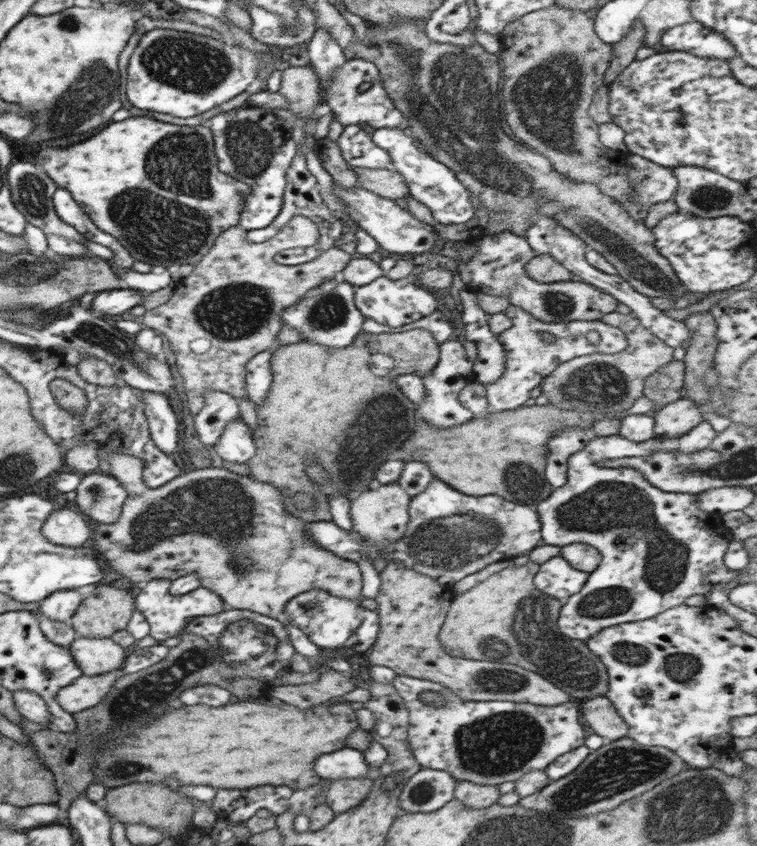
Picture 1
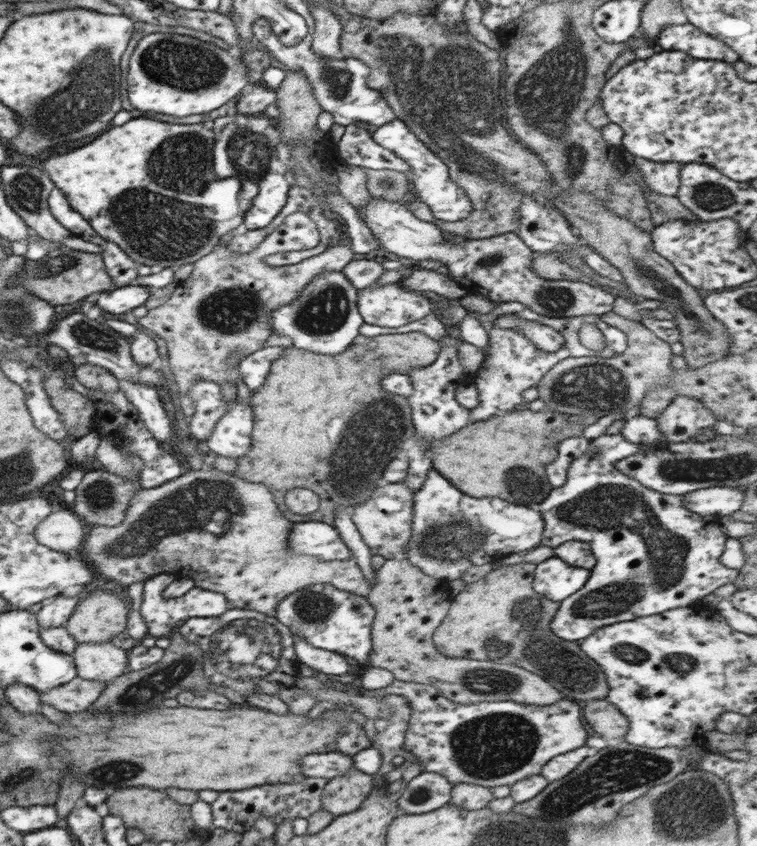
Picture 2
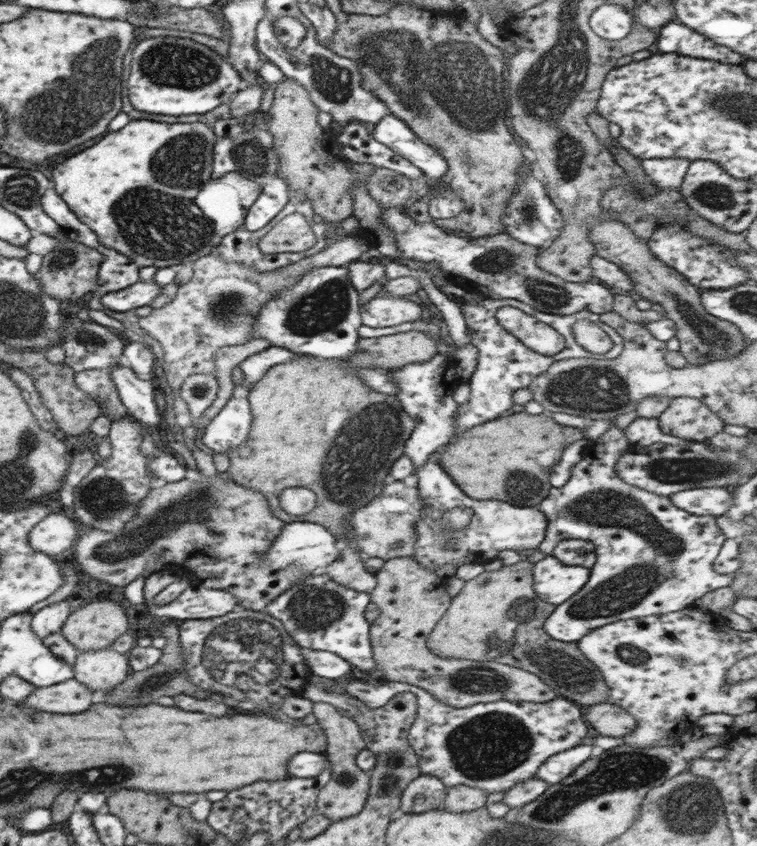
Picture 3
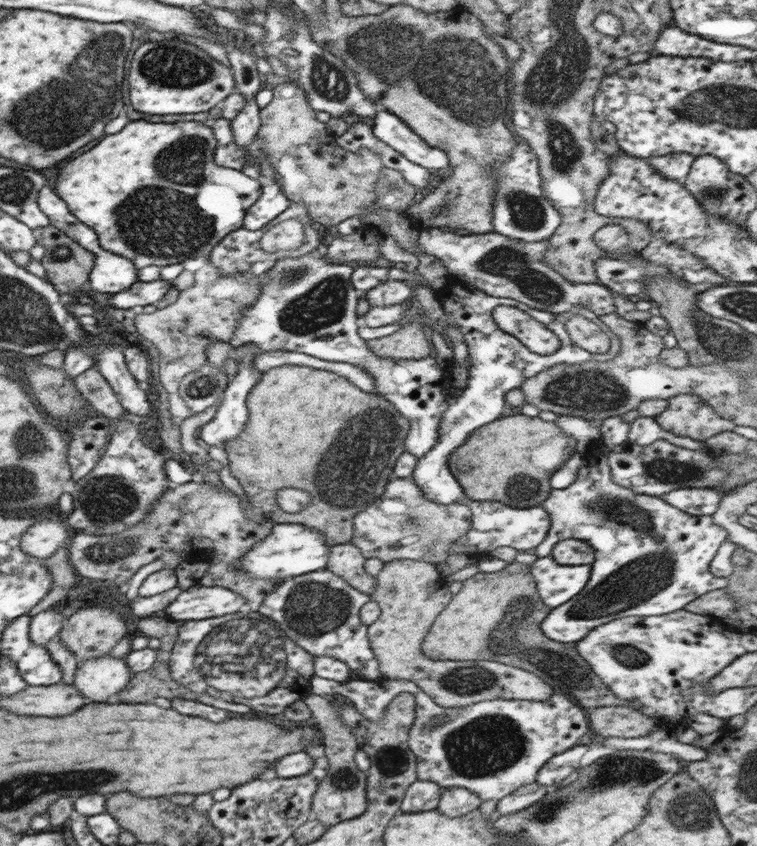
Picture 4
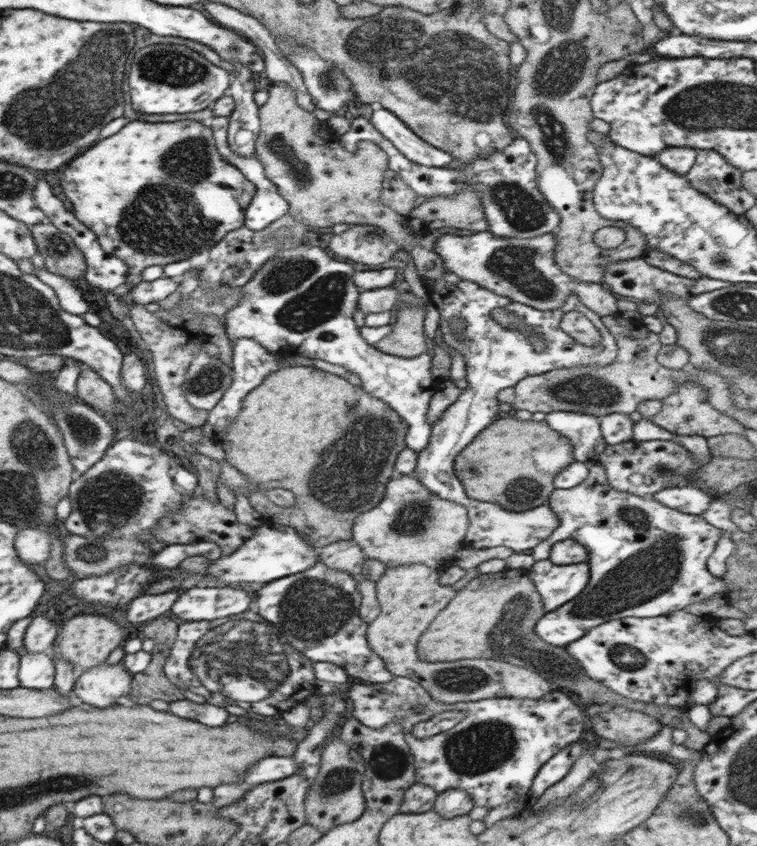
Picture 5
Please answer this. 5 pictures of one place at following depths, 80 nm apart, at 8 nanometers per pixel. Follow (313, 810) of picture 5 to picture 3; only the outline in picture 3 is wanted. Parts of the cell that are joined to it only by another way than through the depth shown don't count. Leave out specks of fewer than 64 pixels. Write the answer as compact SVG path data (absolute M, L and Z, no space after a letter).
M313 703L313 716L324 730L326 738L324 754L329 759L331 767L333 767L329 771L330 778L320 788L314 803L318 812L325 818L329 818L329 823L331 824L341 818L357 814L364 807L369 794L370 776L369 773L359 770L353 762L355 755L364 748L357 724L328 703Z

